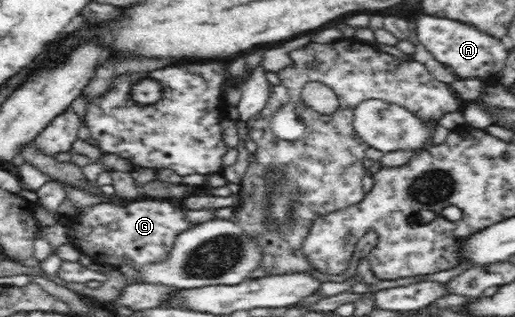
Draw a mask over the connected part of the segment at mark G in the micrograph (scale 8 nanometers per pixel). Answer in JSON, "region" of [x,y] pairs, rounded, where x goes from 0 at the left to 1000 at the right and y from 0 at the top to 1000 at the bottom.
{"region":[[[268,637],[235,650],[219,640],[190,640],[155,662],[146,656],[148,678],[120,675],[95,666],[87,653],[66,644],[66,694],[76,716],[118,710],[138,722],[138,770],[161,804],[175,808],[184,830],[229,845],[241,830],[254,839],[278,839],[289,826],[320,820],[340,744],[375,707],[355,694],[355,662],[340,656],[328,637]]]}

